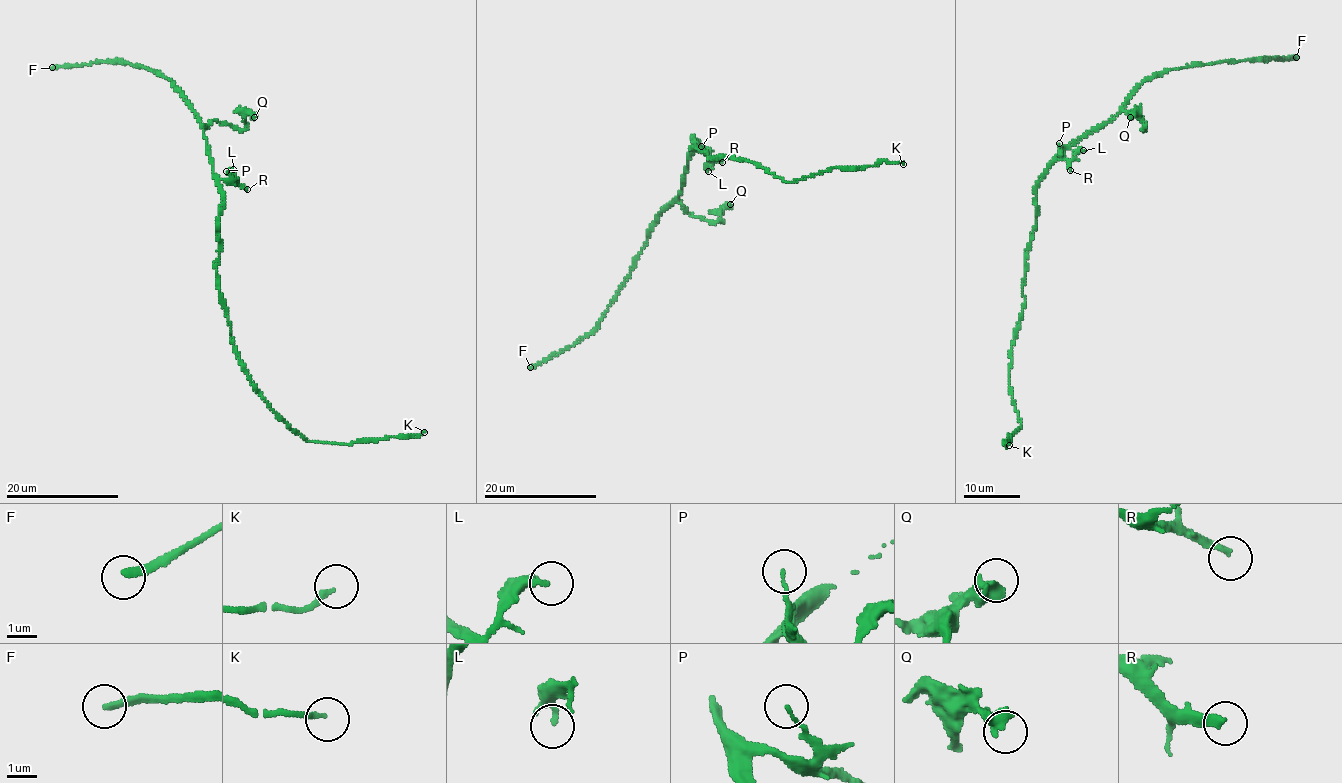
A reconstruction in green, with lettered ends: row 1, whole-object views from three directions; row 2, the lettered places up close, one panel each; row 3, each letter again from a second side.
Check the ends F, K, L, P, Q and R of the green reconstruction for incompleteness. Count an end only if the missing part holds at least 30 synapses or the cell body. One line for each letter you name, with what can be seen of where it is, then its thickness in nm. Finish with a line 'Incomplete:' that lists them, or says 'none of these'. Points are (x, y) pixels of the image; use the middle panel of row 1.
F: (530, 367) | 240 nm
R: (722, 162) | 260 nm
Incomplete: F, R

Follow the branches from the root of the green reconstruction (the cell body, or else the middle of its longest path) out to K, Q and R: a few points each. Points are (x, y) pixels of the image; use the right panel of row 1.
K: (1037, 189), (1037, 226), (1026, 259), (1024, 306), (1010, 369), (1010, 395), (1020, 427), (1004, 442), (1009, 445)
Q: (1037, 189), (1041, 175), (1062, 153), (1122, 112), (1138, 112), (1144, 128), (1137, 114), (1130, 117)
R: (1037, 189), (1041, 175), (1061, 151), (1070, 170)

